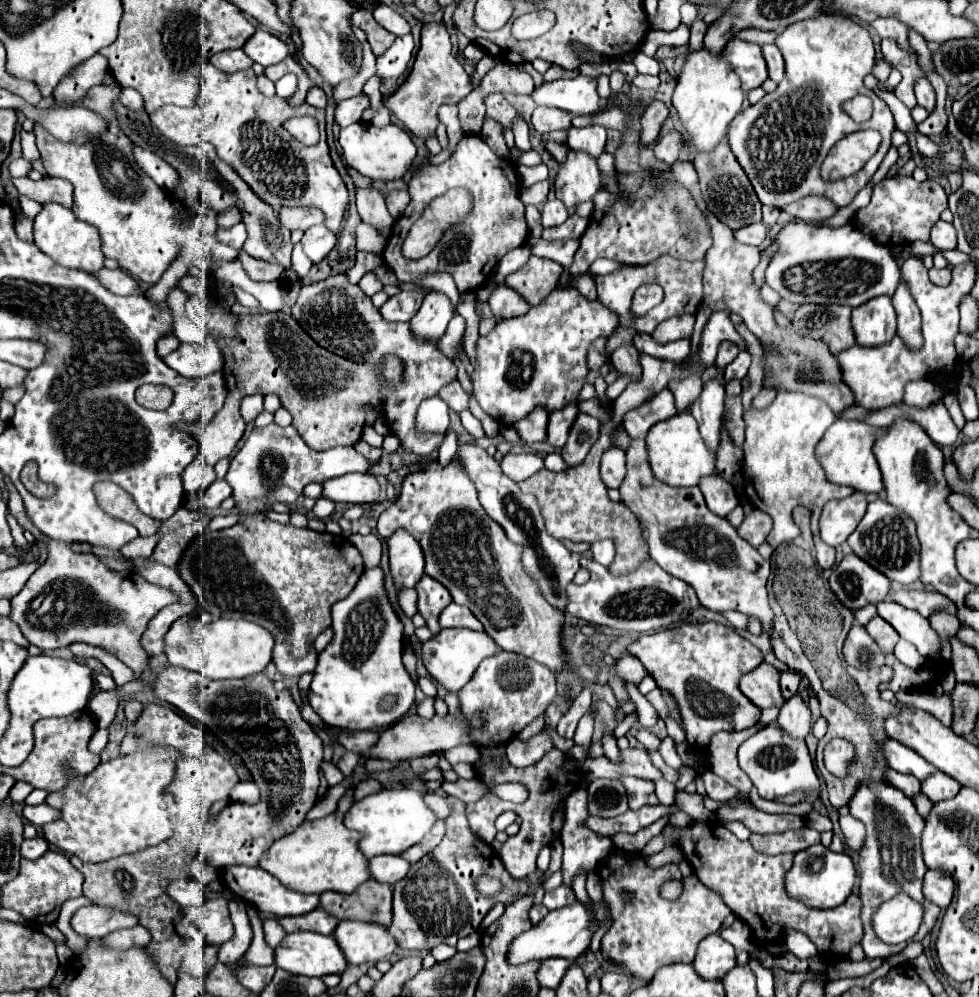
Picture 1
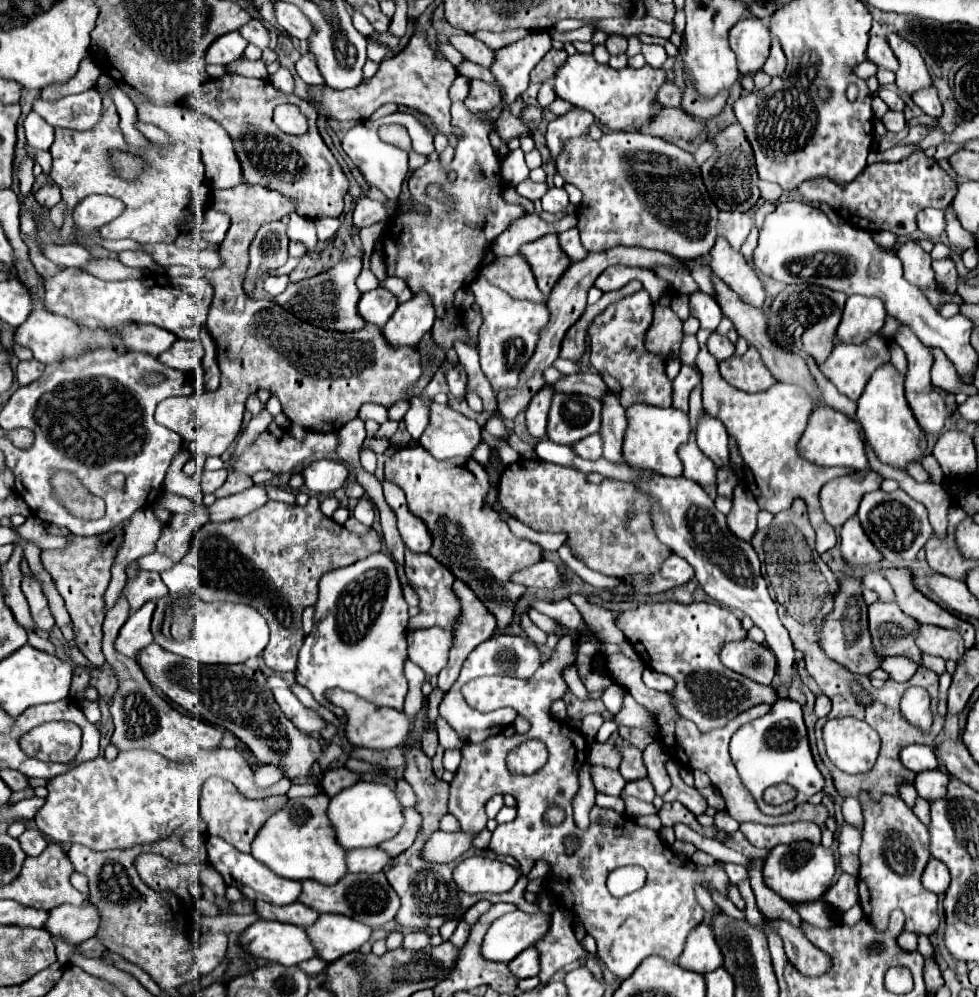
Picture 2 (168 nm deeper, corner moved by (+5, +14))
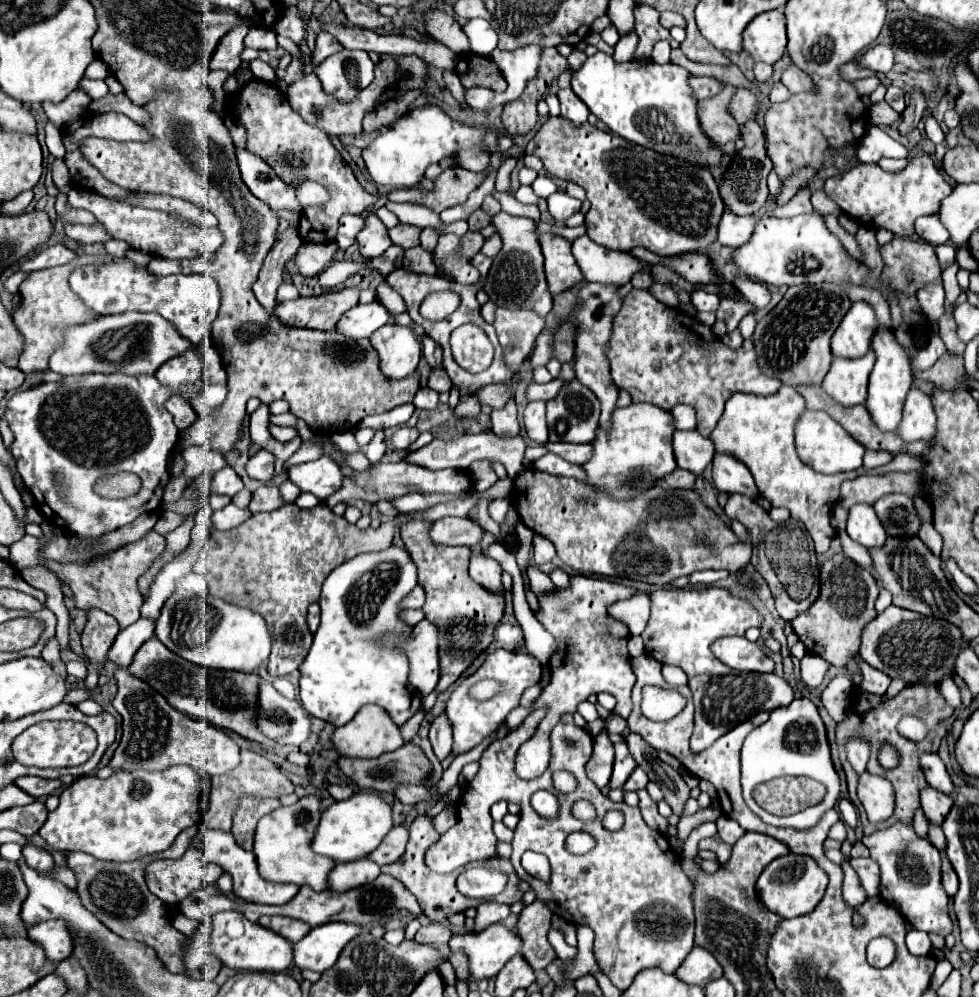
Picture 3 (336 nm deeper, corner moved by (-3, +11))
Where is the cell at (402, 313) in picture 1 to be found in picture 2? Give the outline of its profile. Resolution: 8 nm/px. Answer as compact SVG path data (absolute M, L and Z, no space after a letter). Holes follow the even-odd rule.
M382 286L362 294L358 302L358 314L368 324L374 324L374 326L384 326L396 308L398 308L396 296Z

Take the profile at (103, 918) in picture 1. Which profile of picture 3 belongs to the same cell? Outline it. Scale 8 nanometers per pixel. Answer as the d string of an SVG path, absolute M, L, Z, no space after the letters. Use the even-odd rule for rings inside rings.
M44 921L40 925L34 925L28 929L28 939L42 945L46 957L54 963L68 959L74 949L72 931L68 925L64 925L64 921Z

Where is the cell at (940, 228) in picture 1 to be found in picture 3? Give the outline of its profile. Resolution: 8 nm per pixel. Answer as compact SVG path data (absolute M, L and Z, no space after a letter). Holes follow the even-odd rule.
M924 215L916 219L914 227L916 227L916 235L934 247L948 241L948 231L944 229L938 215Z

